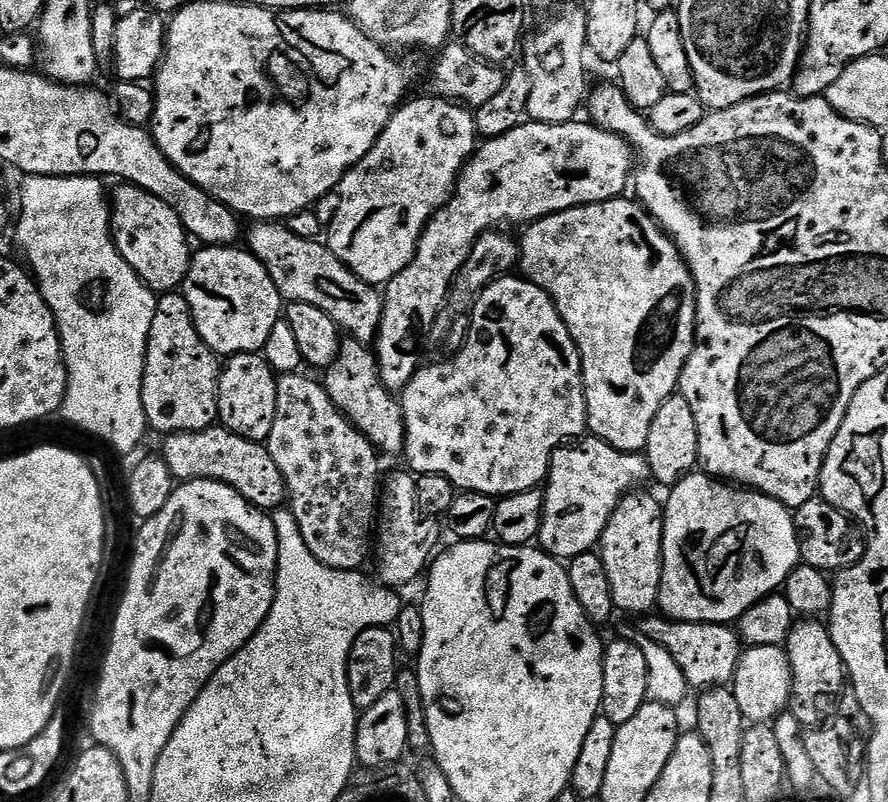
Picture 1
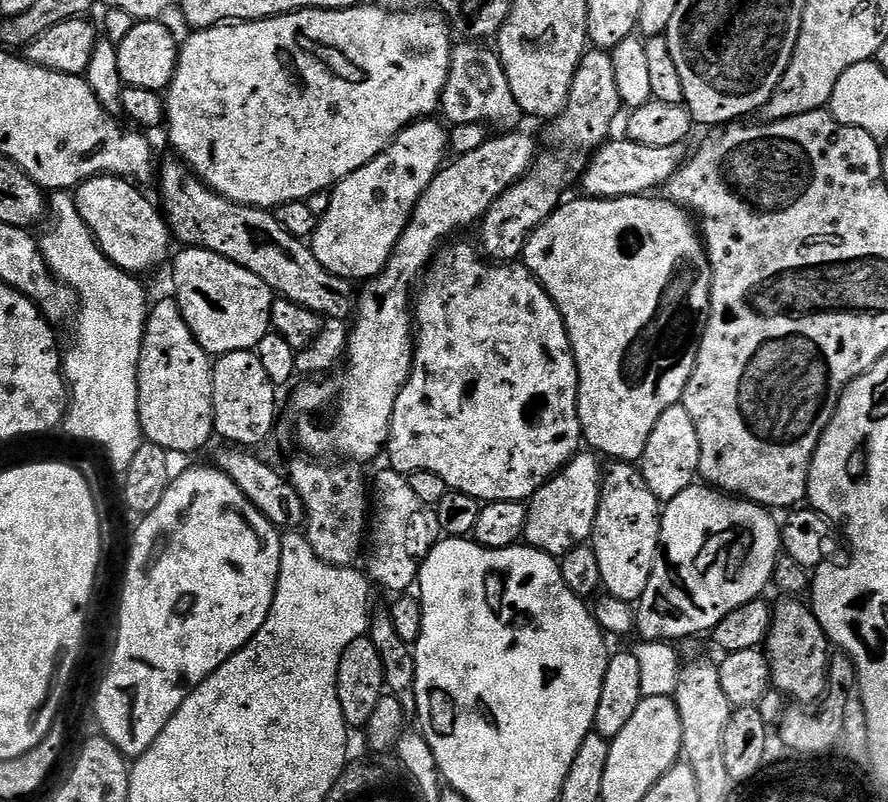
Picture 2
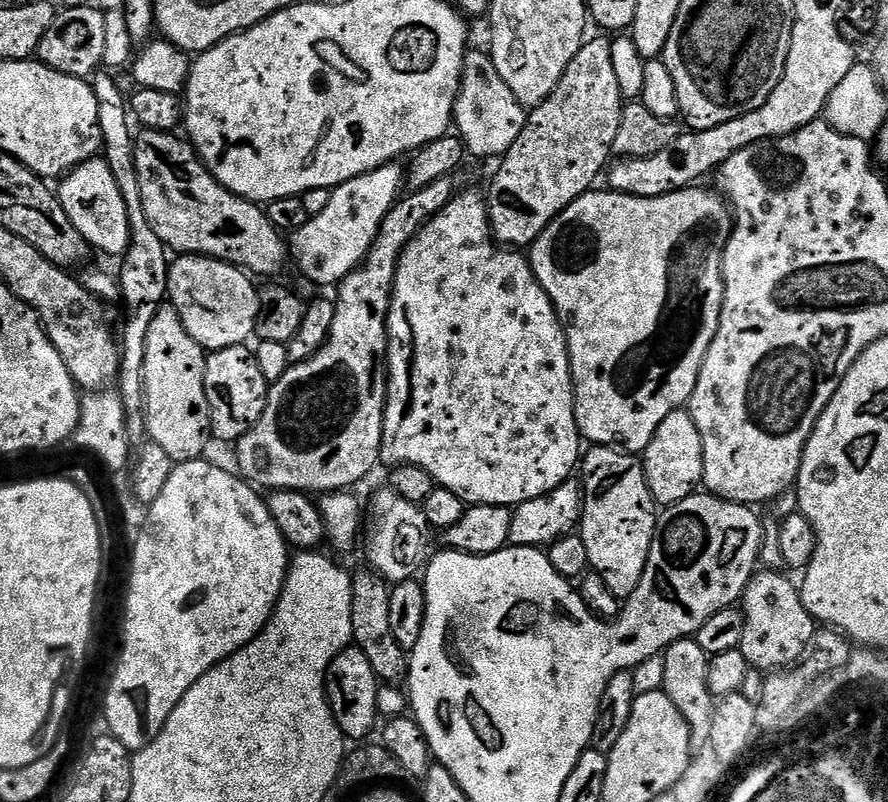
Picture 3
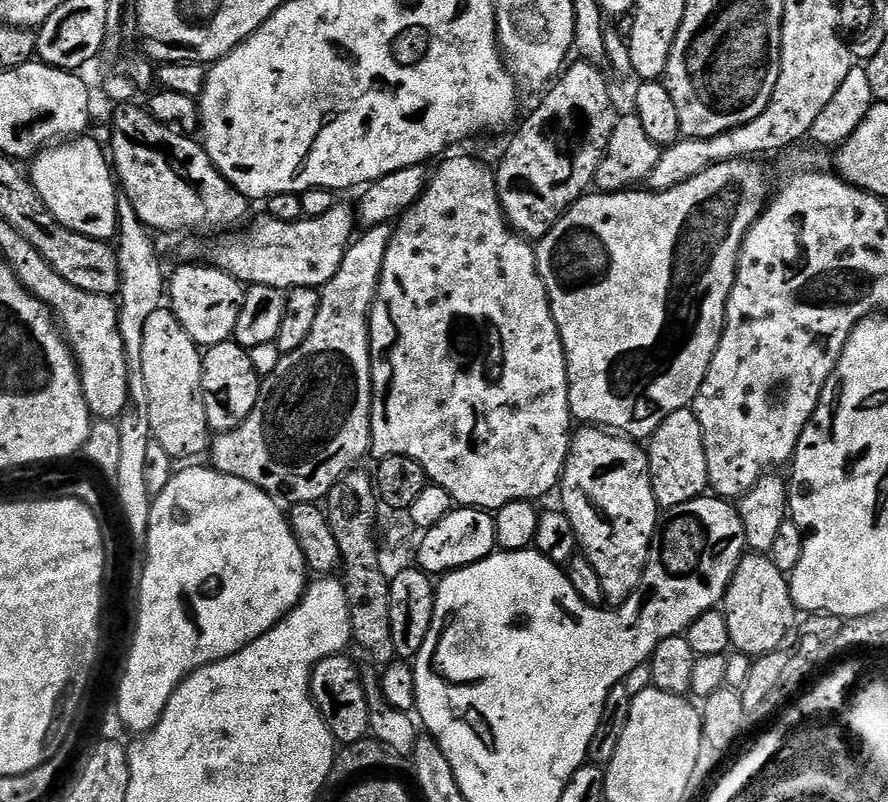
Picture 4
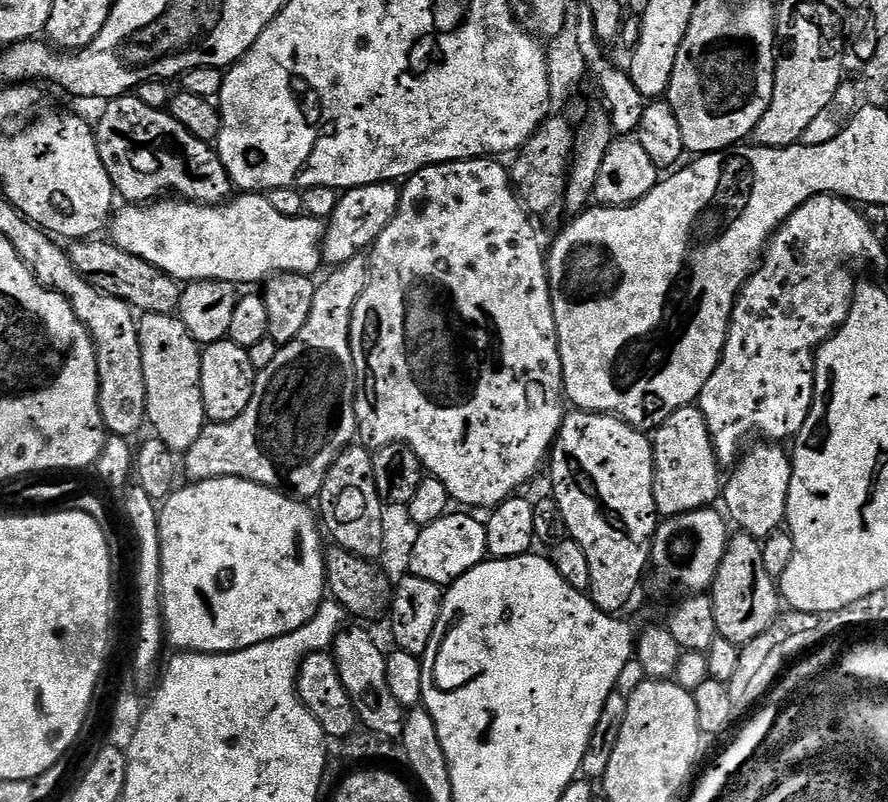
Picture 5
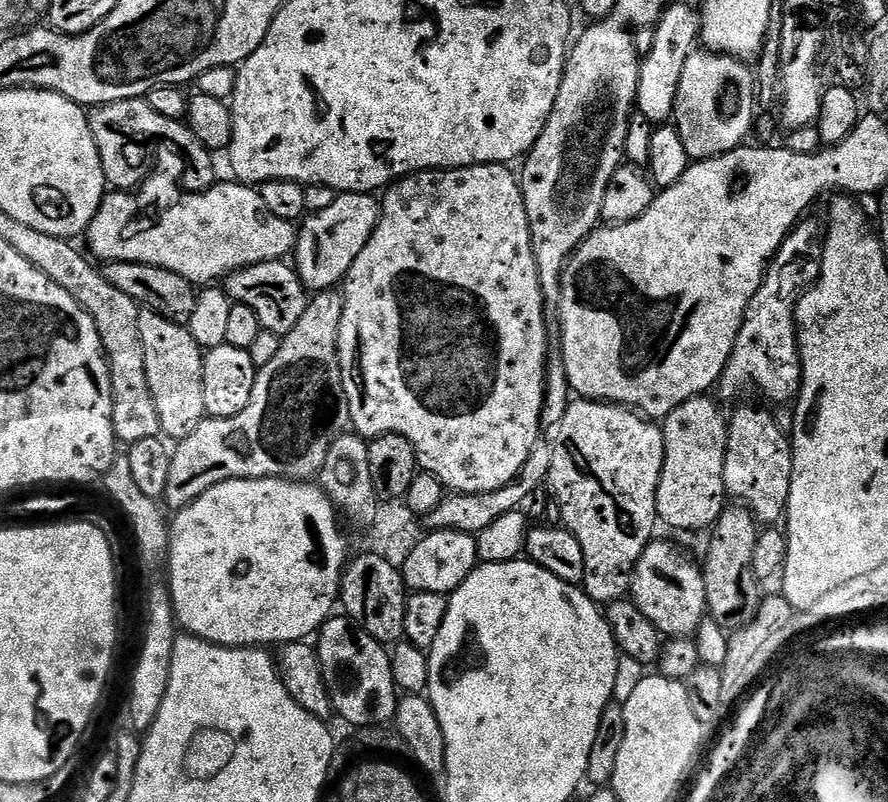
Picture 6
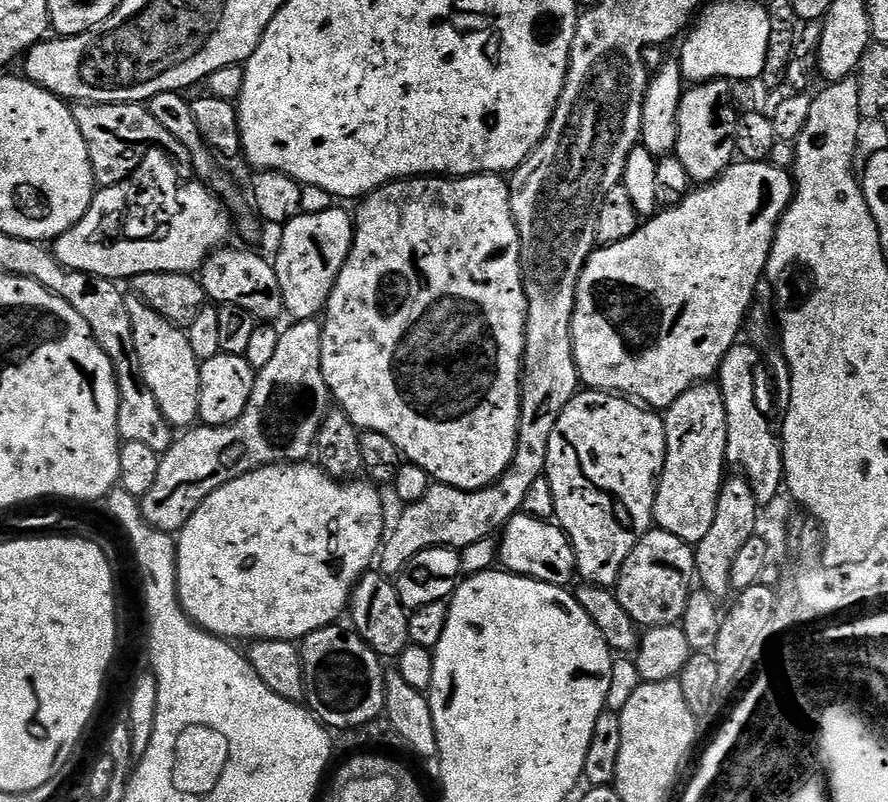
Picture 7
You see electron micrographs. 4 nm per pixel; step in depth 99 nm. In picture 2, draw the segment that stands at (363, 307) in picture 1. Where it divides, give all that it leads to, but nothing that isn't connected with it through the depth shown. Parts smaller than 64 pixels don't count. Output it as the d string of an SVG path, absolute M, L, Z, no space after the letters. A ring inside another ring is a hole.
M171 159L158 168L159 203L171 235L175 239L177 236L181 245L205 248L230 258L230 262L238 262L250 274L258 274L277 297L306 306L306 310L321 318L347 321L355 313L358 292L353 281L330 274L305 241L282 230L271 211L227 200L209 188L183 160Z

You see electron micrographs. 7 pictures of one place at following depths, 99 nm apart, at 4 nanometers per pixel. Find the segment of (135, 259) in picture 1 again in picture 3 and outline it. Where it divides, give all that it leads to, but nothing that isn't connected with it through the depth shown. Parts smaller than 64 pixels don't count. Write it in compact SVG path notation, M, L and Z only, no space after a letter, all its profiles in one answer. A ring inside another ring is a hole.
M102 158L90 159L73 168L59 184L58 195L66 210L66 218L74 222L74 230L78 230L78 234L82 234L95 251L97 248L108 256L123 257L132 241L130 218L126 202L122 202L122 190L118 190L118 182L114 174L110 174L108 163Z

